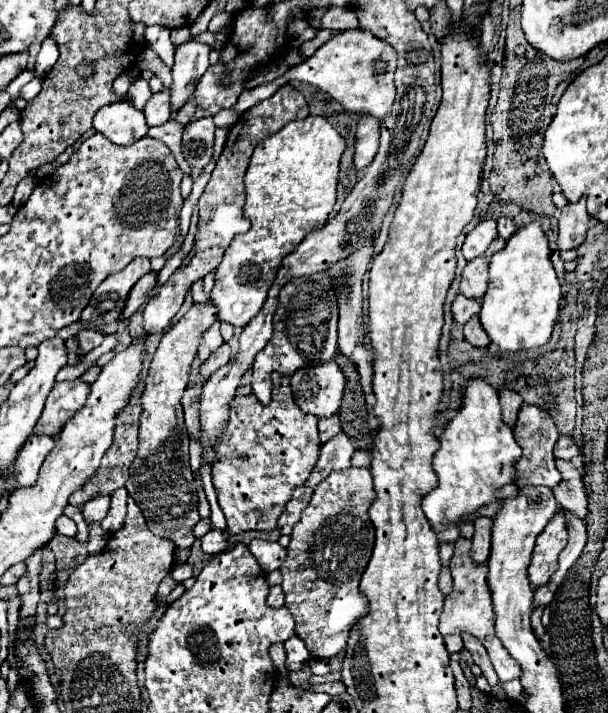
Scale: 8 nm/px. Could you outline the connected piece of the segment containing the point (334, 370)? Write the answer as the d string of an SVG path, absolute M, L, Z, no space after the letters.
M334 359L328 363L308 363L290 375L290 387L296 405L304 413L328 417L340 407L346 377Z

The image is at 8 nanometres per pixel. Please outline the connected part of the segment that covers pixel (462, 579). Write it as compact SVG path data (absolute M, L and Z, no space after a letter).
M460 537L454 545L454 557L450 561L450 569L452 569L452 579L454 579L454 591L446 597L444 601L444 609L440 615L438 629L443 637L466 631L470 635L474 635L476 639L480 639L480 643L486 647L490 661L496 669L496 675L500 679L500 683L512 681L520 677L520 669L516 669L516 661L512 661L512 657L508 657L508 651L500 645L500 639L494 633L494 613L492 613L492 599L488 593L488 583L486 583L486 573L488 573L488 565L476 565L470 559L470 541L466 541L464 537Z

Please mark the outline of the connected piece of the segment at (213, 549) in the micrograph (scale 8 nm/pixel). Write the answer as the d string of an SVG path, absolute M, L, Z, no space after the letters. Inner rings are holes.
M208 531L204 537L202 537L202 551L204 553L210 553L210 555L214 555L214 553L220 553L220 551L224 551L228 547L228 543L226 543L226 537L224 537L224 533L222 531Z

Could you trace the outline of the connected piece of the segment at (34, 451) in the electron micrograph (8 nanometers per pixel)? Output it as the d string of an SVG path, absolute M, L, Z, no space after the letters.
M32 435L22 445L16 461L14 461L14 475L18 481L18 487L32 487L38 479L40 465L44 463L46 455L54 449L54 437L44 435Z

